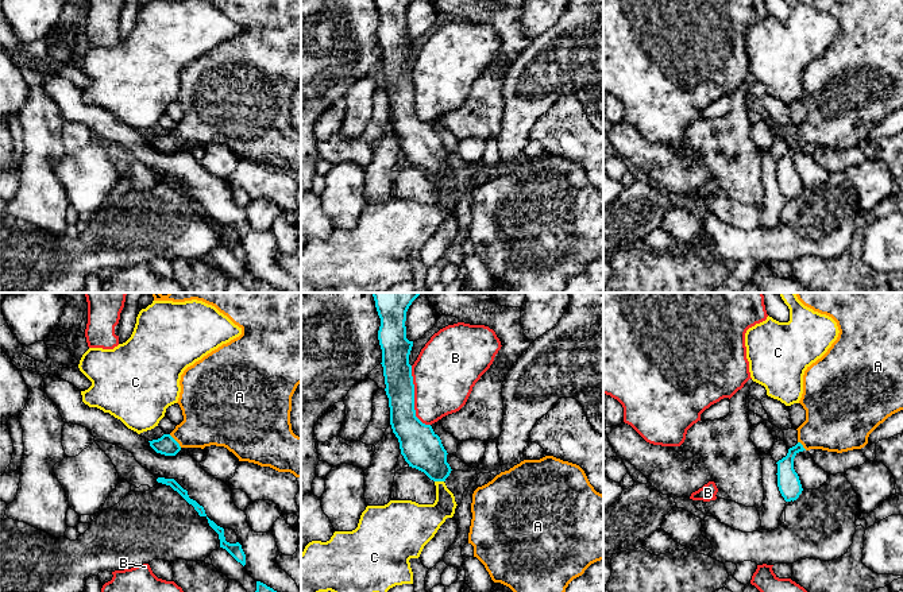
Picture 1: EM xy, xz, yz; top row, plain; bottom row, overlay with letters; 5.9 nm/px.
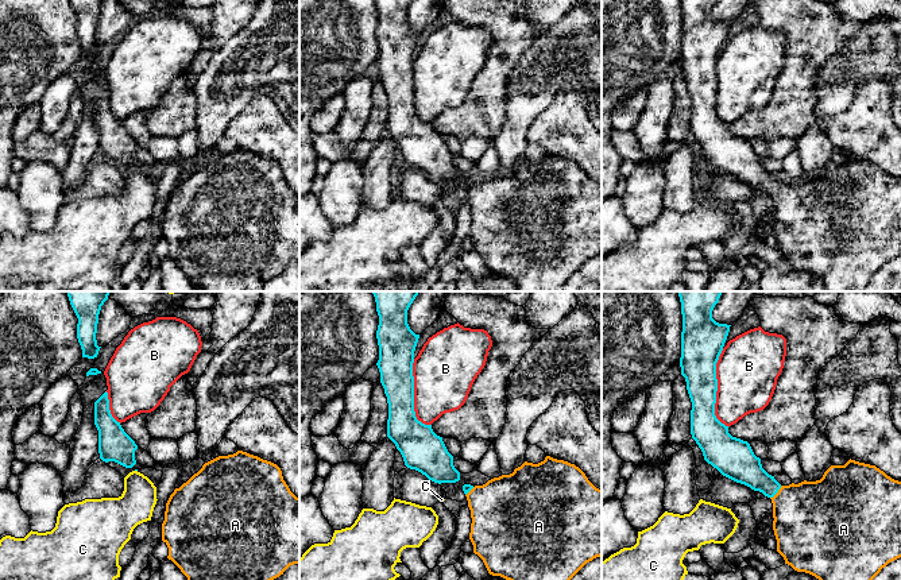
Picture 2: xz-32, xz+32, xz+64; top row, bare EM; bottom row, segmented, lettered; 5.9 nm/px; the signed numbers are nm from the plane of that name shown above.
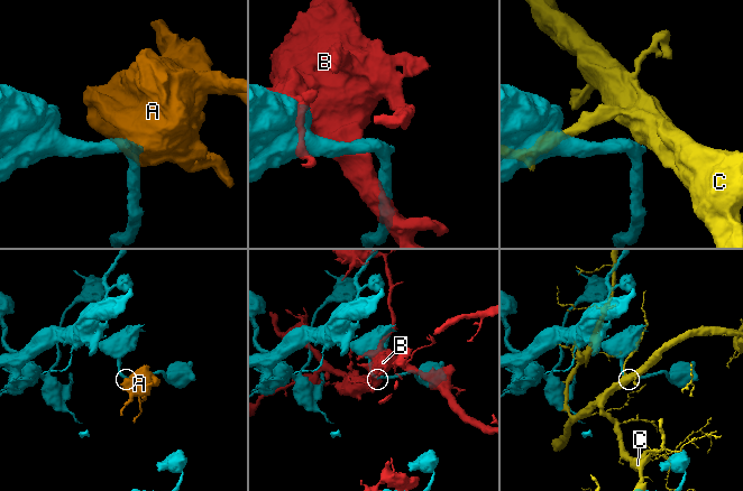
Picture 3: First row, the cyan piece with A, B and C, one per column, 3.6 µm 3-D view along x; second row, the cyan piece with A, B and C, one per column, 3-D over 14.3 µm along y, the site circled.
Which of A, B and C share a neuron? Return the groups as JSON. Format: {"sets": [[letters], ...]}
{"sets": [["A"], ["B"], ["C"]]}

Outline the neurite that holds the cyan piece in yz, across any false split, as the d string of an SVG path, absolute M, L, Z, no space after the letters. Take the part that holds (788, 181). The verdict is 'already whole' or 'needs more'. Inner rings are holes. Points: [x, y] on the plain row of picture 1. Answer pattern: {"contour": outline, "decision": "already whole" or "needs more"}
{"contour": "M802 0L804 4L831 15L838 24L838 35L827 50L813 61L803 73L803 92L799 101L806 108L806 119L796 127L798 142L788 147L777 162L777 185L786 200L799 196L803 186L794 167L799 150L822 147L848 150L868 142L869 132L892 112L903 108L903 0Z", "decision": "needs more"}

